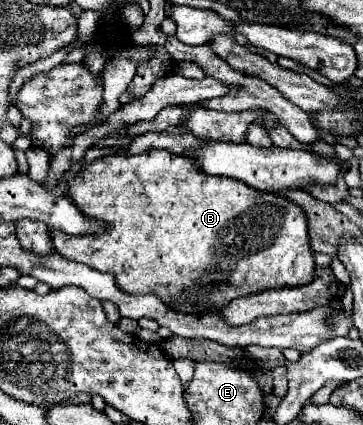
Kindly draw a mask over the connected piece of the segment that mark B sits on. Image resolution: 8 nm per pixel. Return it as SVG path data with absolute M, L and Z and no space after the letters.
M148 149L140 155L116 155L114 153L114 155L106 155L102 159L96 159L84 171L80 171L72 179L68 179L66 197L76 201L76 205L80 205L80 209L84 209L84 213L88 213L88 217L96 217L98 221L106 221L108 229L104 229L104 233L100 233L96 237L68 237L66 233L60 233L58 229L50 229L54 249L70 261L90 265L96 271L112 273L116 279L116 285L122 291L128 291L130 295L154 293L170 309L178 311L178 313L188 313L188 315L218 313L220 309L224 309L224 305L228 305L230 301L234 301L238 297L246 297L246 295L252 295L252 293L258 293L264 289L276 289L276 287L284 289L284 285L300 287L300 285L306 285L314 279L316 265L314 265L314 255L312 255L312 249L308 243L308 221L306 221L304 211L298 205L294 205L292 201L288 201L284 197L262 197L262 193L258 189L252 189L252 187L248 187L236 179L204 175L202 171L198 171L198 167L188 157L174 155L166 149Z

